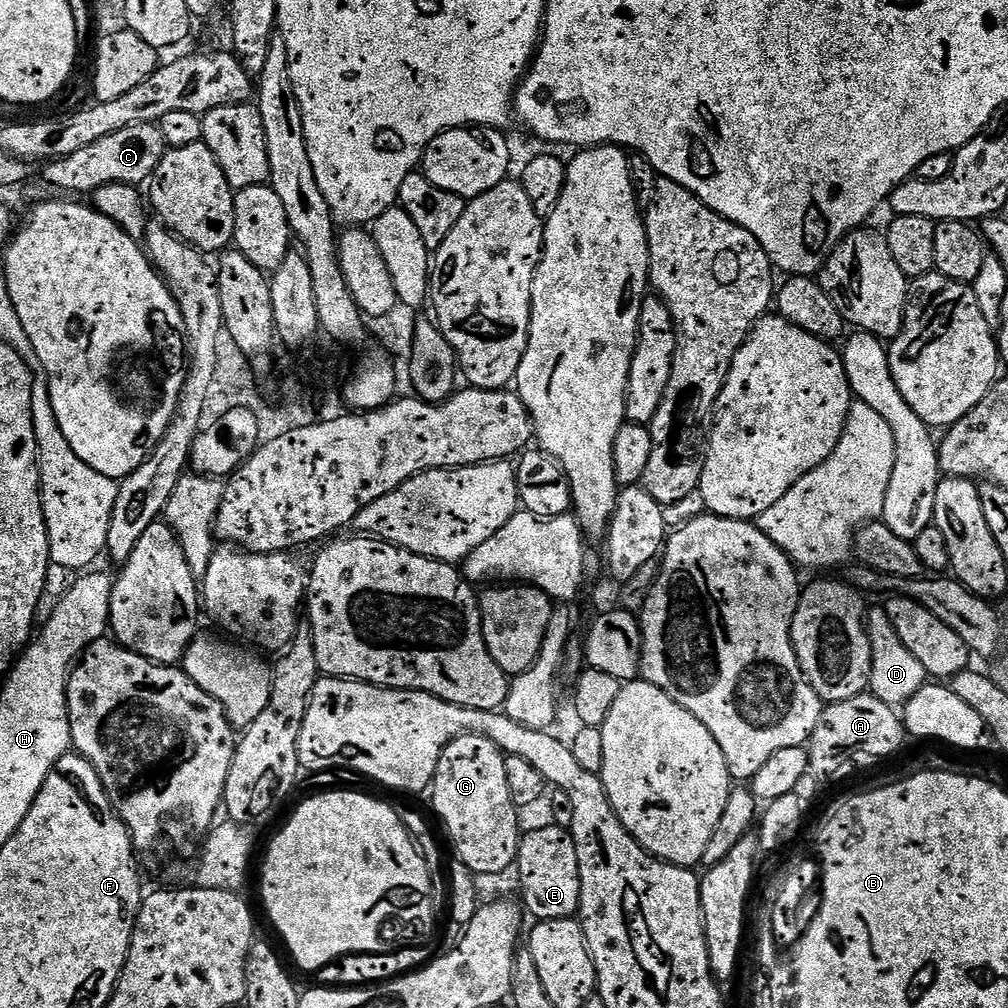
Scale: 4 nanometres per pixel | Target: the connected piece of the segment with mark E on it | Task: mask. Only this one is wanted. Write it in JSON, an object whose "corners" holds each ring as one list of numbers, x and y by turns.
{"corners":[[551,822,545,824,545,828,536,828,533,832,525,831,520,838,514,872,520,875,520,896,524,899,522,908,536,922,571,920,579,913,582,898,578,850,569,829,557,828]]}

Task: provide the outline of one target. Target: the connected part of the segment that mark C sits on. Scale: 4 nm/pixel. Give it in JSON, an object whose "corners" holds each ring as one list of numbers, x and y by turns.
{"corners":[[135,124,126,130,118,130,90,146,78,150,78,154,50,160,43,165,44,180,60,192,88,192,94,194,102,186,126,184,140,186,151,181,152,172,162,162,166,145,156,124]]}

